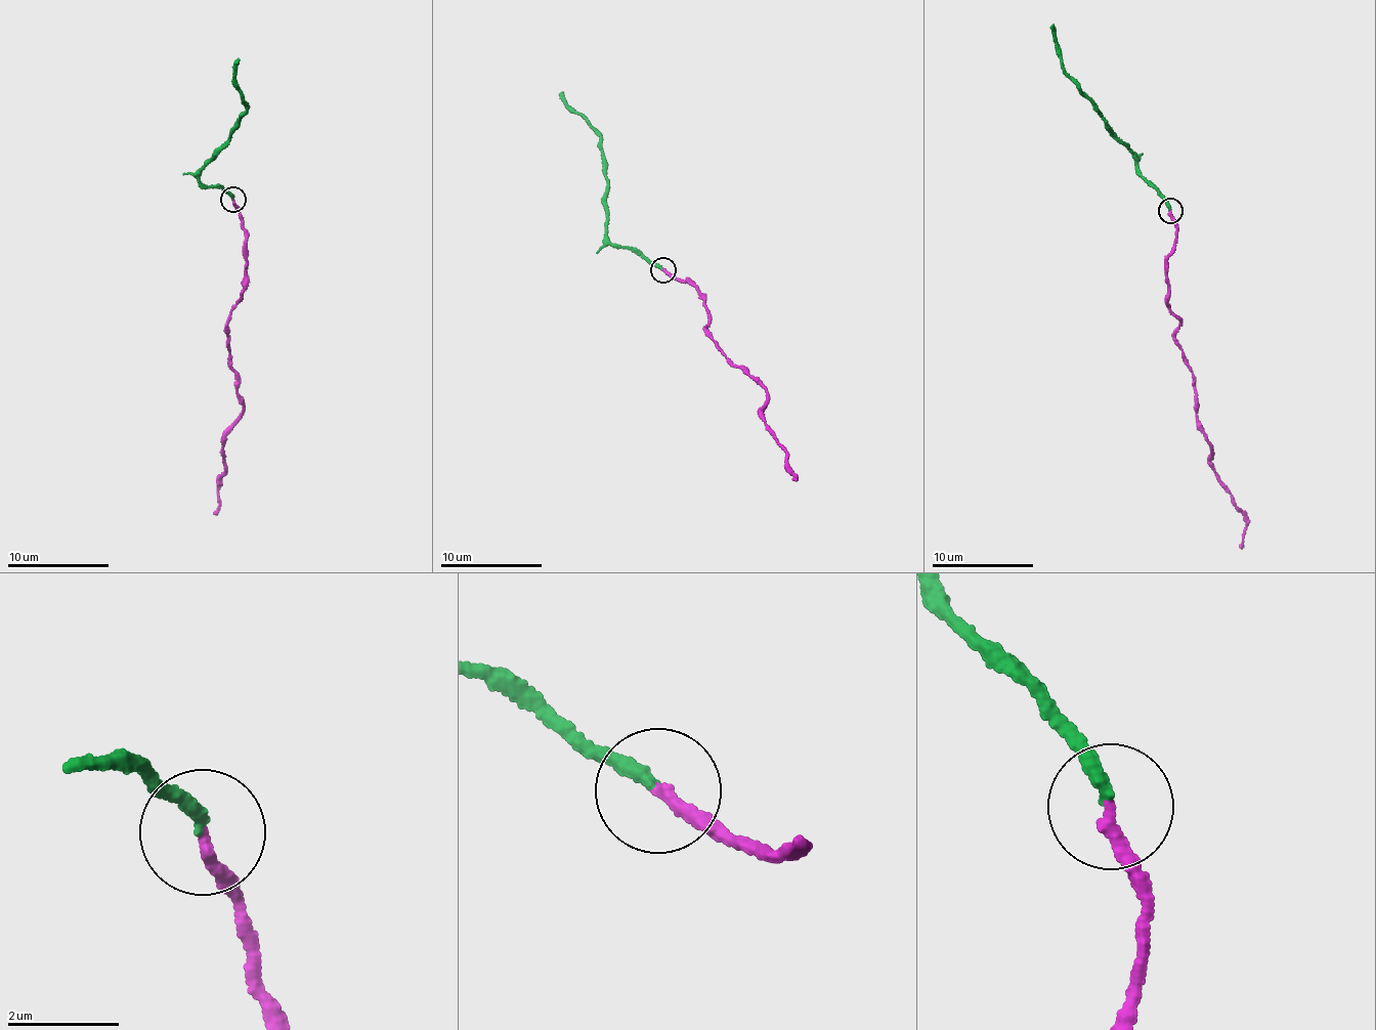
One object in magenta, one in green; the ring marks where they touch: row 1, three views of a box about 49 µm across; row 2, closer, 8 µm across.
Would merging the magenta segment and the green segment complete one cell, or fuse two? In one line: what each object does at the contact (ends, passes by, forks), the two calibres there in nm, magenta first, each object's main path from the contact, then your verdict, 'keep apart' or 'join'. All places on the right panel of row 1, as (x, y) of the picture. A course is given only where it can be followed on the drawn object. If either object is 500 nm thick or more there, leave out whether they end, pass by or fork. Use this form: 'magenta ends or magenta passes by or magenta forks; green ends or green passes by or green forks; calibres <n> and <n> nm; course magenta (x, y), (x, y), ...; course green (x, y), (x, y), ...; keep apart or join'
magenta ends; green ends; calibres 200 and 240 nm; course magenta (1170, 210), (1177, 228), (1168, 305), (1181, 323), (1175, 335), (1193, 374), (1210, 467), (1244, 514), (1239, 547); course green (1170, 210), (1136, 164), (1131, 148), (1116, 136), (1094, 101), (1065, 72), (1052, 24); join

